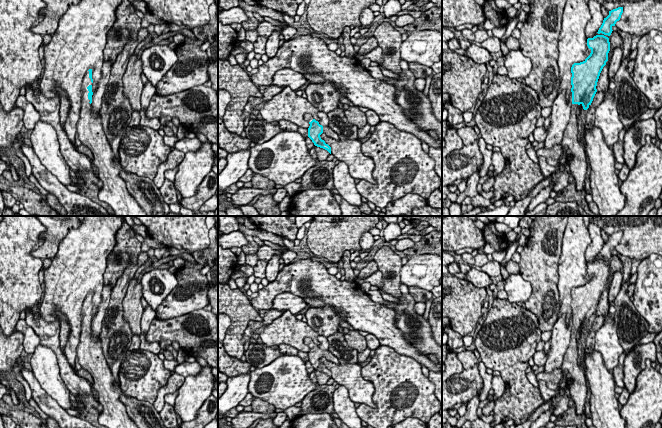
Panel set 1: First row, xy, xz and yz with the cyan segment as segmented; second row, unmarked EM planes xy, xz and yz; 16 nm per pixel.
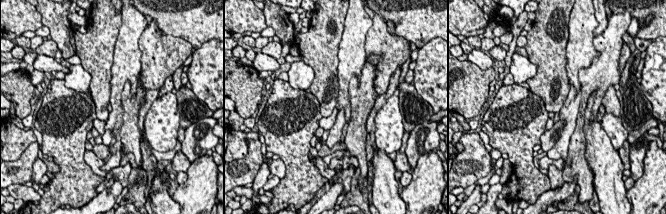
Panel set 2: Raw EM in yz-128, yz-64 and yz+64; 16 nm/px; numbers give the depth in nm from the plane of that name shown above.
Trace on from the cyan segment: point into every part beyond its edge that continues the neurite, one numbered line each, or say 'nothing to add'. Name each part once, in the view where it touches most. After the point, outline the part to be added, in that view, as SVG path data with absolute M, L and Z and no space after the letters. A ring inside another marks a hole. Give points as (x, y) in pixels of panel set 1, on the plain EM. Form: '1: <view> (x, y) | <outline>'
1: xy (90, 355) | M89 295L82 307L80 342L77 347L78 362L93 378L93 398L103 406L98 422L107 428L138 428L129 417L125 405L119 400L121 389L115 385L112 372L104 357L101 341L92 339L92 328L87 311L92 309Z

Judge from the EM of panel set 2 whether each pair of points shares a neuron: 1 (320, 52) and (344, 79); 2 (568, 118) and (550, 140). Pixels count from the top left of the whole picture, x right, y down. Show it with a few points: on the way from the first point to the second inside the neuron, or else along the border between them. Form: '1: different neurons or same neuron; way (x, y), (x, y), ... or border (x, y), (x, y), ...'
1: different neurons; border (338, 48), (337, 95)
2: different neurons; border (560, 118), (564, 122), (564, 127), (554, 144)

